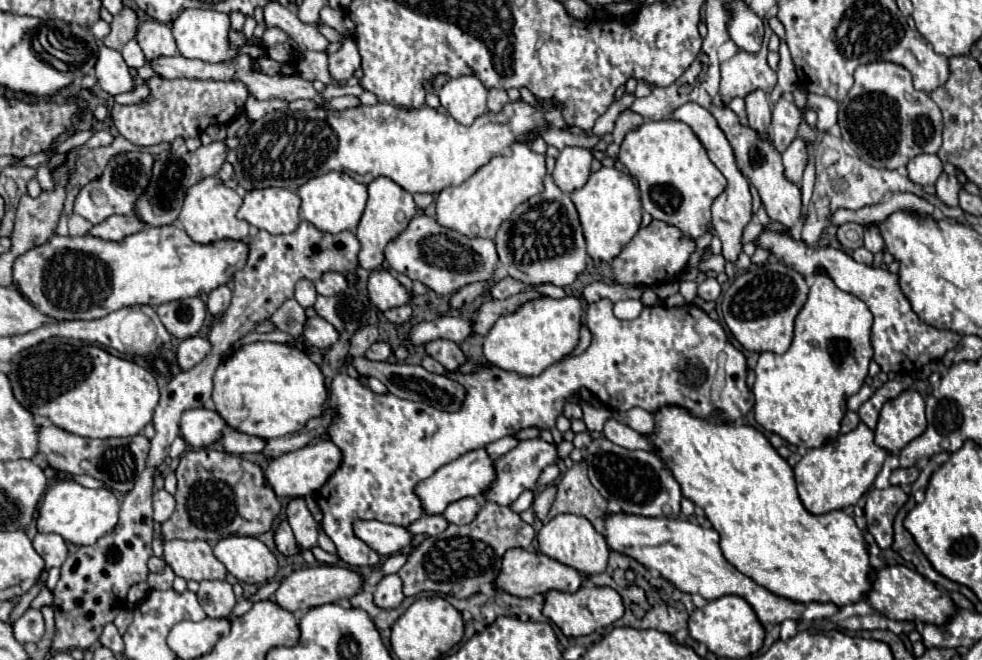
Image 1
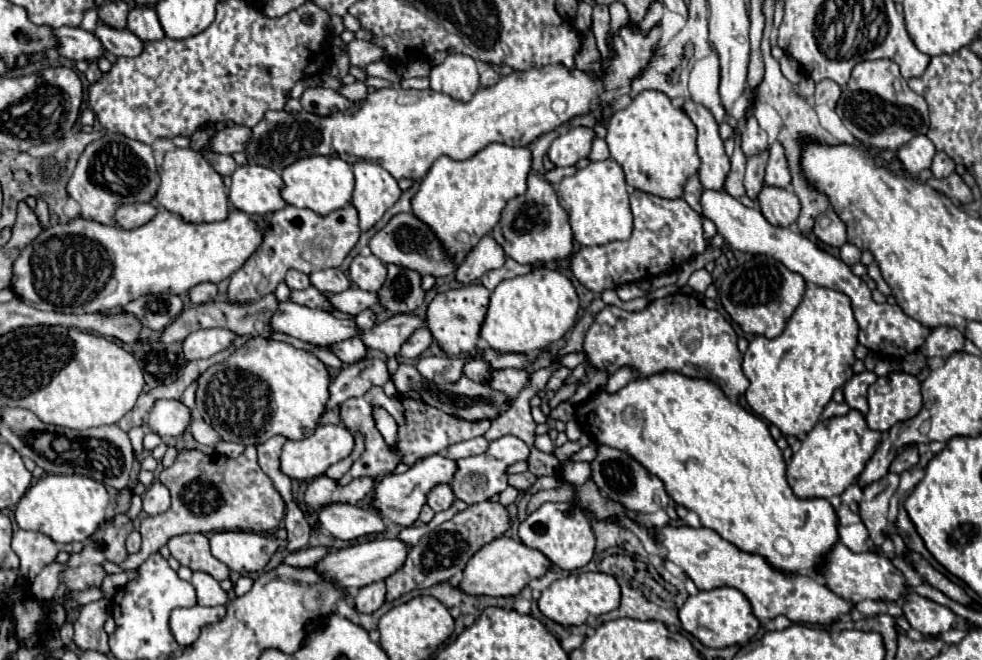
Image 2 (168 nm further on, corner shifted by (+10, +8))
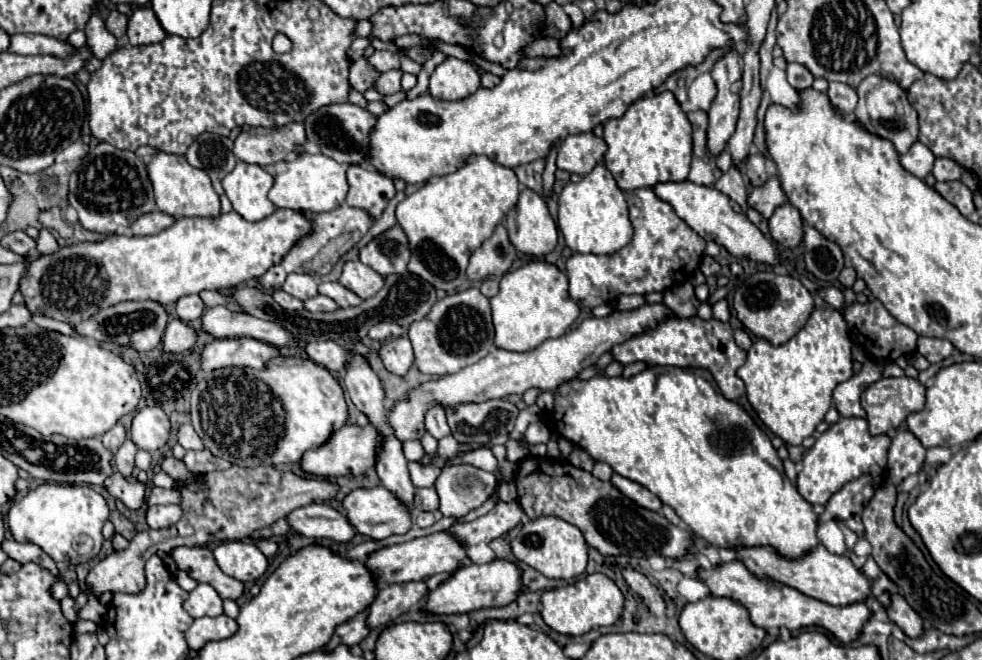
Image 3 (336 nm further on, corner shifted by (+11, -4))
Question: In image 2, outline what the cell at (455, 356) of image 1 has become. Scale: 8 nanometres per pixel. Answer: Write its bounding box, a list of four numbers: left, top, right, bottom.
[401,327,433,359]

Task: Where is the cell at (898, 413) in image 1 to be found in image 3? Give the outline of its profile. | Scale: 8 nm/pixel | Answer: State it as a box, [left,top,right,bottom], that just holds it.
[862,377,926,435]

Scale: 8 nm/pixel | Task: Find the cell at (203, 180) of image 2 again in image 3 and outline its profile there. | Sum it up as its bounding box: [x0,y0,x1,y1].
[148,151,220,217]

